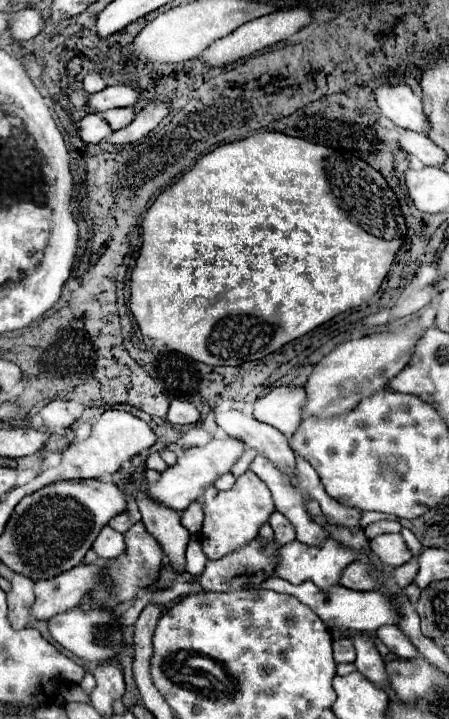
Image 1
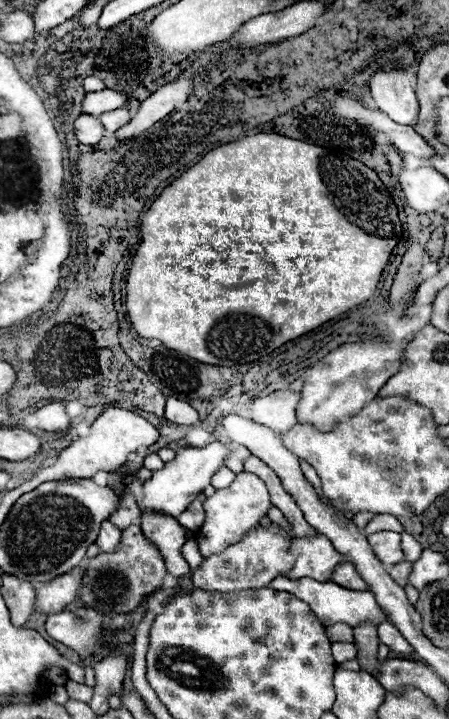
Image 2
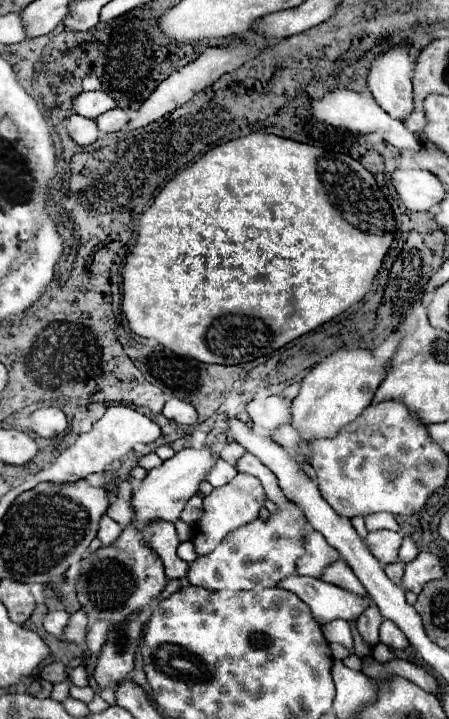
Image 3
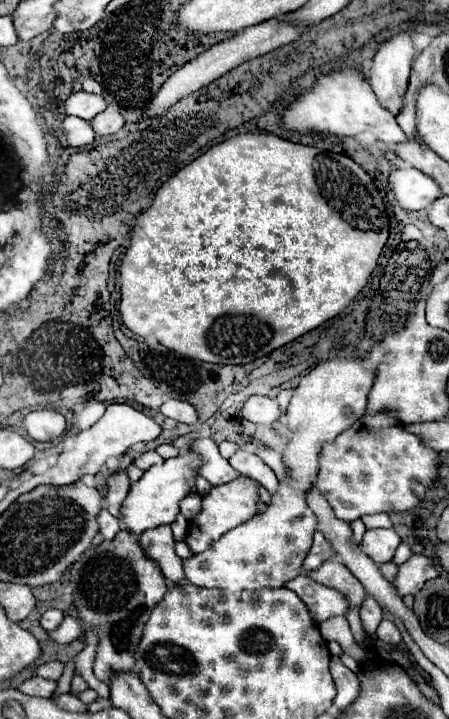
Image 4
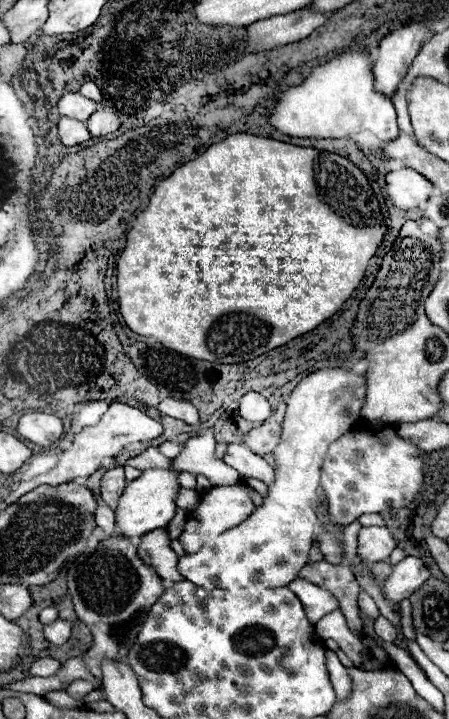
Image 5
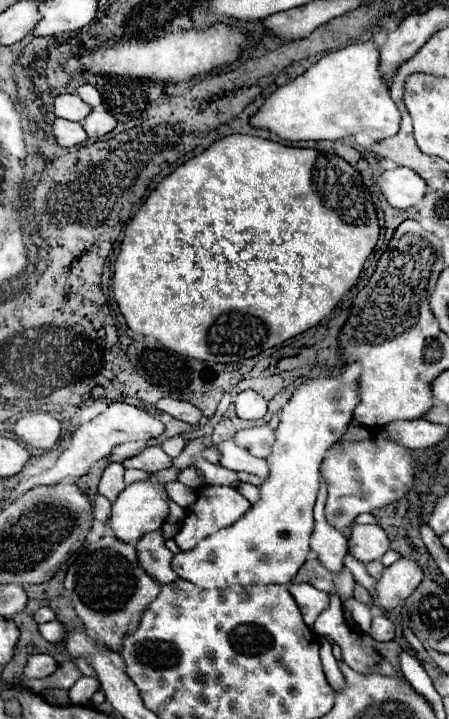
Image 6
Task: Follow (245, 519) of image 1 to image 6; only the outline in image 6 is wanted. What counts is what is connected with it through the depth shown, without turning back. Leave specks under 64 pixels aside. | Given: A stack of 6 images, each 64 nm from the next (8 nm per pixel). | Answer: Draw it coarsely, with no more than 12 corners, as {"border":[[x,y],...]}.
{"border":[[202,486],[174,540],[192,550],[252,504],[230,486]]}

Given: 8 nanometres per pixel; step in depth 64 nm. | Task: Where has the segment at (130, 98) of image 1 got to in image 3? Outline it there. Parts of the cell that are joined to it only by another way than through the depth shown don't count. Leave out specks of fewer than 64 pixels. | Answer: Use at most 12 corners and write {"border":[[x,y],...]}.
{"border":[[102,90],[82,92],[72,108],[96,116],[116,108],[114,96]]}

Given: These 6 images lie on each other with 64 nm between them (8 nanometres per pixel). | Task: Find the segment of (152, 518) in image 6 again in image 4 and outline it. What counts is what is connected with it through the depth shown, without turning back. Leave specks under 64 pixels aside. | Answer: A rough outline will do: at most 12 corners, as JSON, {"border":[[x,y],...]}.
{"border":[[188,450],[132,482],[122,524],[134,534],[172,524],[196,484]]}

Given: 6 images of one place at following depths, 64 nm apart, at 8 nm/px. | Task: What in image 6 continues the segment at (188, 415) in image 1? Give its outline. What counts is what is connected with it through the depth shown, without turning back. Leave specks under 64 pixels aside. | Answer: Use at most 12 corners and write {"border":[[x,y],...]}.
{"border":[[158,400],[156,408],[170,416],[198,424],[202,418],[196,406],[188,402]]}

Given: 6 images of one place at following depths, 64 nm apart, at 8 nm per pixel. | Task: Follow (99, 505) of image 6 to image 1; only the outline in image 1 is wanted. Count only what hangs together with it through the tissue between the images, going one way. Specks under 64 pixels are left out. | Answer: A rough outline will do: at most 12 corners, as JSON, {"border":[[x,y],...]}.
{"border":[[110,526],[98,534],[92,550],[102,560],[126,552],[124,536]]}

